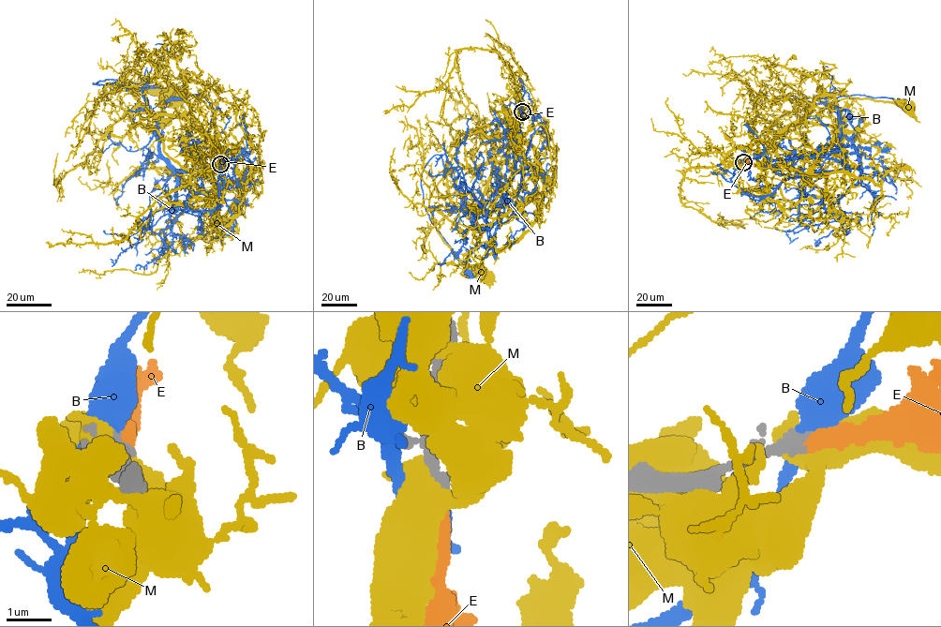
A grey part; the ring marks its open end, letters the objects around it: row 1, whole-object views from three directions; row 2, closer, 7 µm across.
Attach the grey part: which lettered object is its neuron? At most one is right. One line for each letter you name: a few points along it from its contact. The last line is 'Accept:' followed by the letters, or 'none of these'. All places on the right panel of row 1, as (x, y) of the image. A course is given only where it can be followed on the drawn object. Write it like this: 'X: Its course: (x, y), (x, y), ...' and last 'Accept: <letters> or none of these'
E: Its course: (742, 162), (761, 167), (764, 163)
Accept: E

